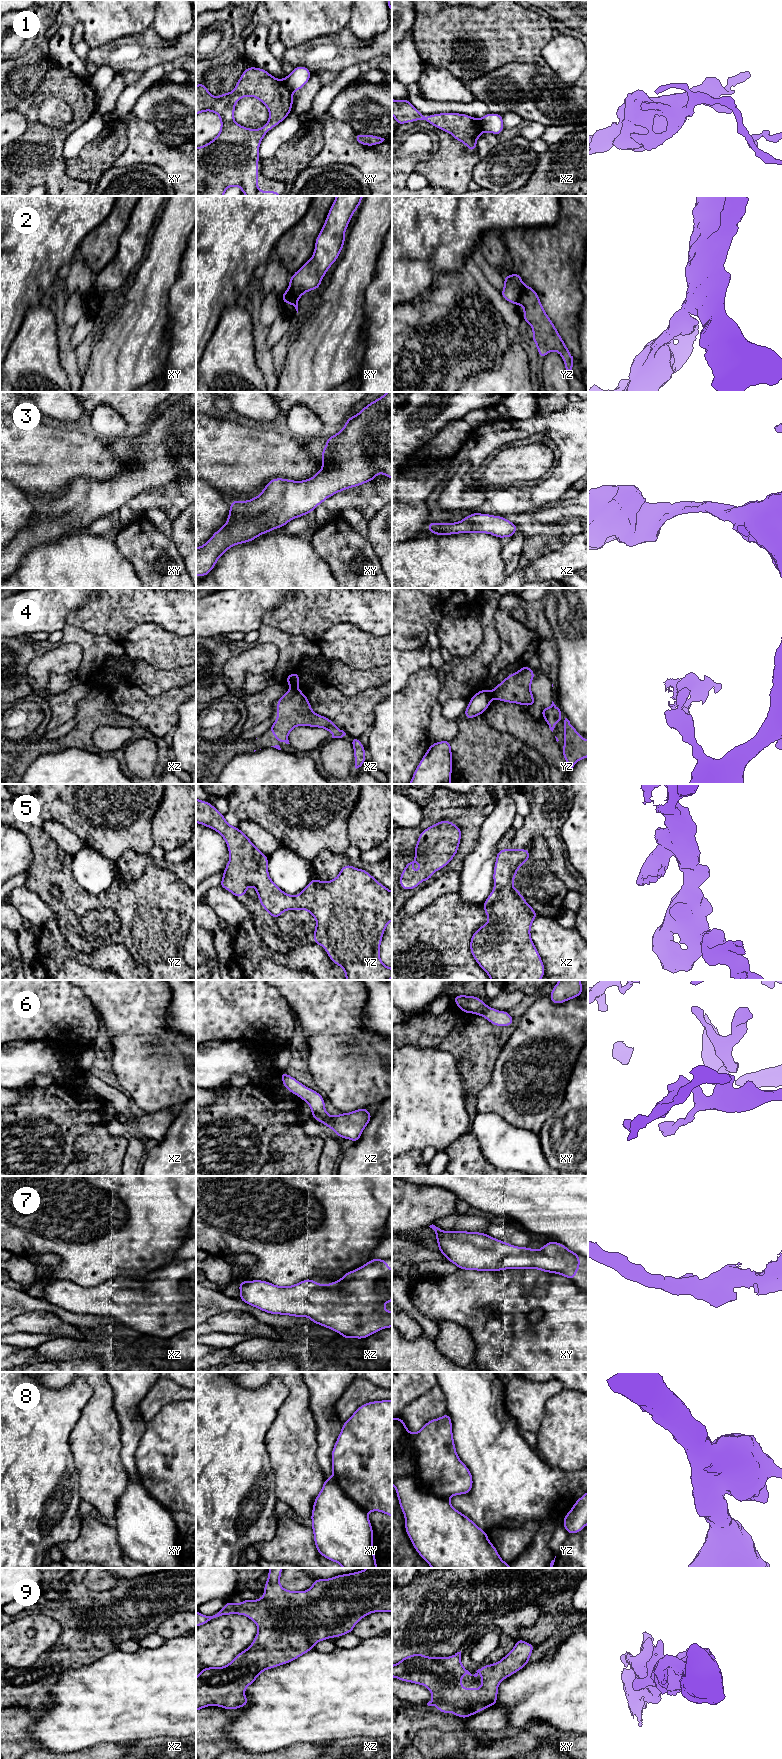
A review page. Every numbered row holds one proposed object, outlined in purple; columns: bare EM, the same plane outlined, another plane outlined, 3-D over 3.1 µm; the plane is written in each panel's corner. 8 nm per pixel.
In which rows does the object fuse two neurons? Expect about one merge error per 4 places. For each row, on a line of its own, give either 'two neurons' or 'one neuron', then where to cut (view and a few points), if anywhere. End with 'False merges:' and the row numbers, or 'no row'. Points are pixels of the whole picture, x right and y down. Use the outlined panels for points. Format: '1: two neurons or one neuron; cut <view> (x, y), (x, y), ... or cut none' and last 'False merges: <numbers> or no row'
1: two neurons; cut xy (282, 80), (292, 92)
2: two neurons; cut yz (524, 284), (518, 304)
3: one neuron; cut none
4: two neurons; cut xz (293, 686), (297, 687)
5: one neuron; cut none
6: one neuron; cut none
7: one neuron; cut none
8: one neuron; cut none
9: one neuron; cut none
False merges: 1, 2, 4

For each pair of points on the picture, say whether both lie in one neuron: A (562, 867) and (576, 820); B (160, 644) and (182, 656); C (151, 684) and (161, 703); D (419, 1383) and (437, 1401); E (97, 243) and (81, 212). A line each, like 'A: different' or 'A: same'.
A: different
B: same
C: different
D: different
E: different

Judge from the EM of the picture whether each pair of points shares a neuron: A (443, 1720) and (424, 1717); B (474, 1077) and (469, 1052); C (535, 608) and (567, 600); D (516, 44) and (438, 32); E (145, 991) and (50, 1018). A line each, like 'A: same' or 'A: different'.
A: same
B: same
C: different
D: same
E: different

